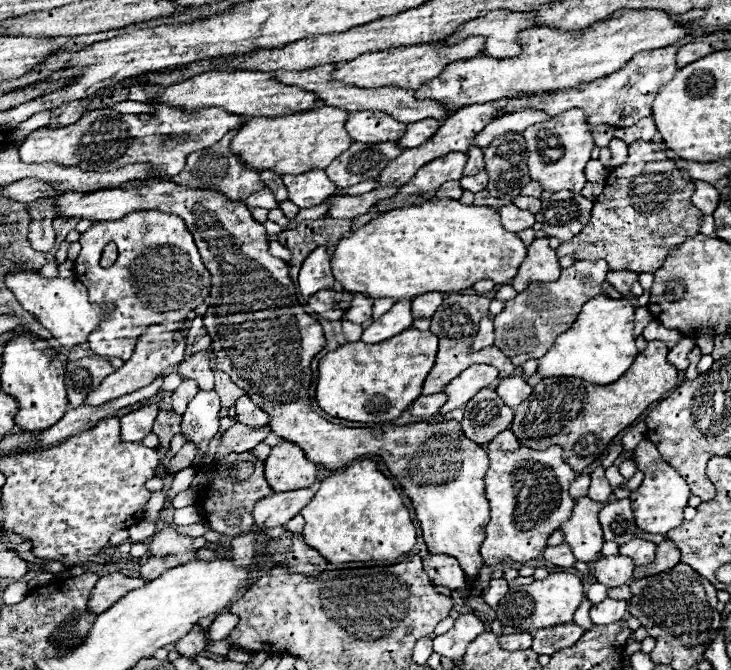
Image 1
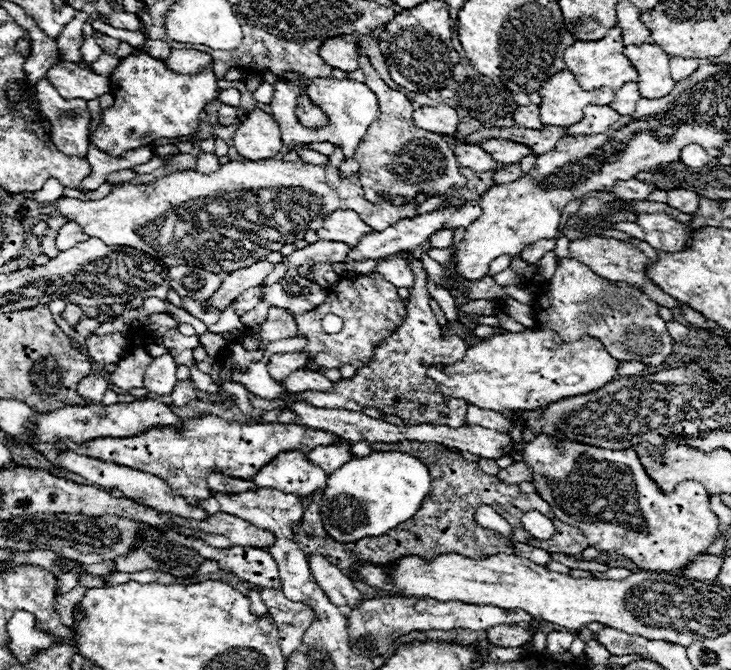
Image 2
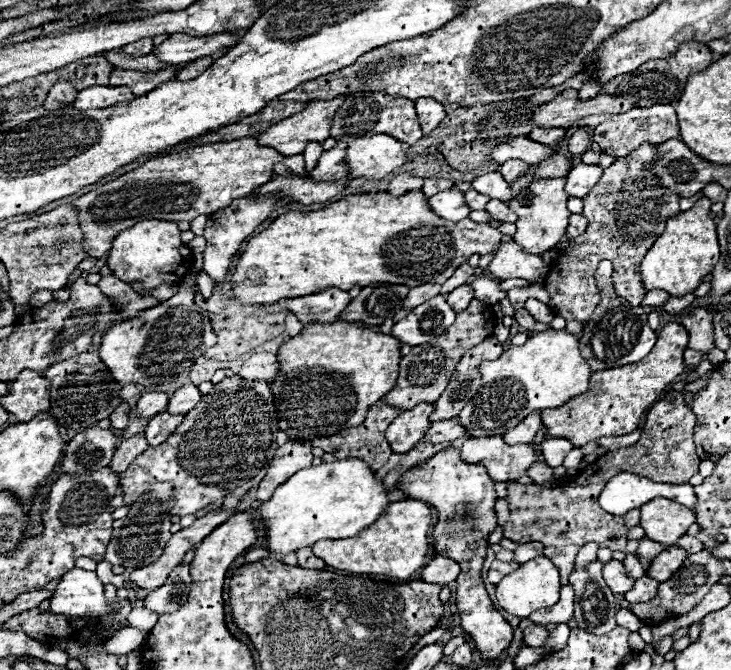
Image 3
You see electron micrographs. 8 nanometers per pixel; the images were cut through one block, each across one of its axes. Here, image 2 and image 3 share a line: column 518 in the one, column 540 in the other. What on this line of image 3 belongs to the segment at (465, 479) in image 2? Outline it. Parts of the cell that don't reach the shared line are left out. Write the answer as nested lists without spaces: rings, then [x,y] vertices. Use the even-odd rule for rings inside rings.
[[[674,390],[668,392],[664,400],[656,402],[650,408],[640,440],[634,446],[618,448],[614,452],[600,456],[586,470],[582,470],[576,480],[560,482],[556,488],[548,490],[518,482],[508,484],[510,520],[504,526],[504,538],[516,544],[542,542],[546,546],[544,556],[550,558],[560,568],[560,580],[562,586],[566,586],[576,554],[584,544],[596,542],[598,546],[608,546],[610,550],[626,548],[628,538],[626,538],[624,520],[620,516],[604,512],[598,504],[598,496],[604,490],[604,484],[620,472],[638,474],[654,482],[686,484],[698,472],[700,464],[700,458],[696,456],[692,442],[692,430],[694,430],[694,412],[690,410],[690,406],[684,404],[682,392]],[[610,536],[616,536],[616,544],[610,542]]]

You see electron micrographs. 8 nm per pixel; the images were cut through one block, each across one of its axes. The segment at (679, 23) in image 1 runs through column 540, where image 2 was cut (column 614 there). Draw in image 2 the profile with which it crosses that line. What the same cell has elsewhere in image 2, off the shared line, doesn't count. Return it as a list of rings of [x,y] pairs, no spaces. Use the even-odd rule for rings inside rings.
[[[618,26],[610,28],[610,32],[602,40],[590,40],[590,42],[576,42],[574,46],[566,48],[566,68],[574,72],[578,84],[586,90],[596,88],[612,88],[618,90],[626,82],[638,82],[638,70],[632,66],[632,62],[624,56],[624,42],[622,42],[622,30]]]

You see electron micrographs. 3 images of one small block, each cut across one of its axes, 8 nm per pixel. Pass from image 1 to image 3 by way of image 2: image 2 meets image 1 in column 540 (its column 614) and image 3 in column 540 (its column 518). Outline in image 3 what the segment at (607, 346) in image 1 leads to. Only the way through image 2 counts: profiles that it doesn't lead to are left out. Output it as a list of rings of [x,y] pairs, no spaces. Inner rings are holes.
[[[552,328],[532,334],[524,346],[512,346],[498,360],[486,360],[480,372],[482,396],[480,400],[470,400],[458,416],[472,438],[502,436],[530,412],[558,408],[576,394],[584,394],[592,376],[588,362],[580,354],[578,338],[566,330],[556,332]]]

